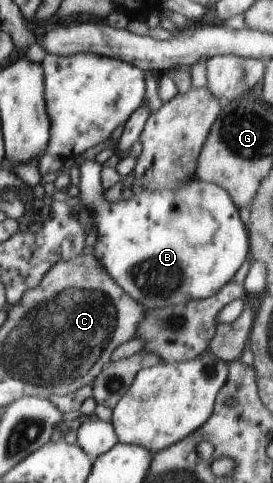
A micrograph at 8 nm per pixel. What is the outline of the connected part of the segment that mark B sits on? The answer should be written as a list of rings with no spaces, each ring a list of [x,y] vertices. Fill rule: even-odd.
[[[84,160],[80,164],[80,194],[74,204],[89,221],[94,256],[98,262],[105,266],[110,278],[144,308],[160,308],[212,297],[232,281],[242,263],[250,259],[247,226],[242,222],[233,199],[221,186],[194,178],[178,190],[142,190],[128,200],[121,197],[117,202],[109,203],[105,198],[102,168],[95,160]]]

